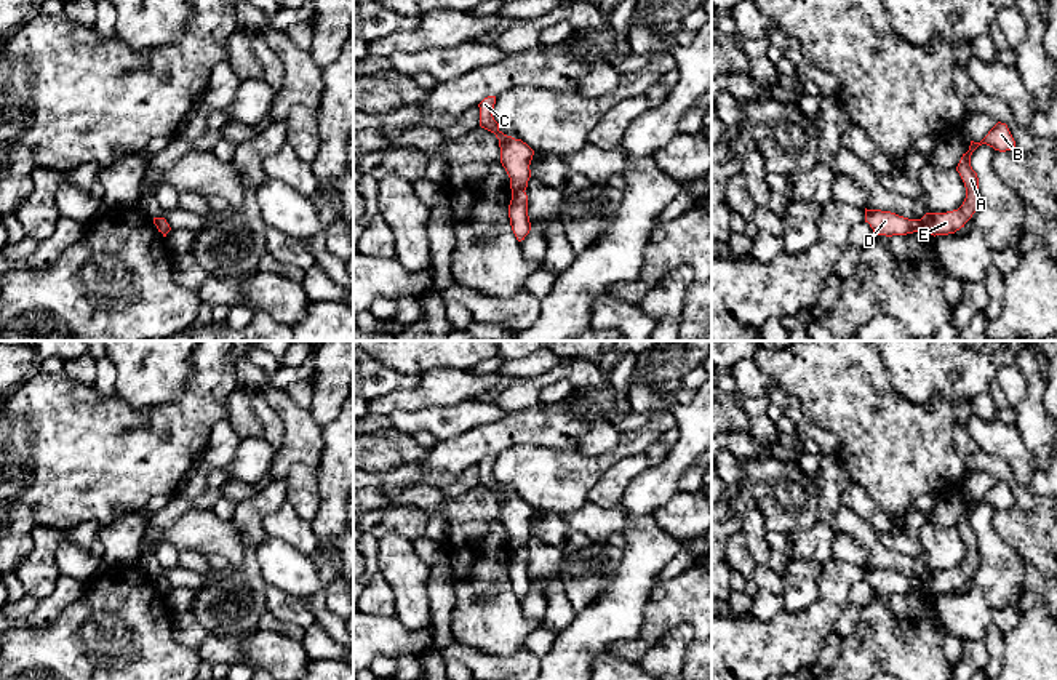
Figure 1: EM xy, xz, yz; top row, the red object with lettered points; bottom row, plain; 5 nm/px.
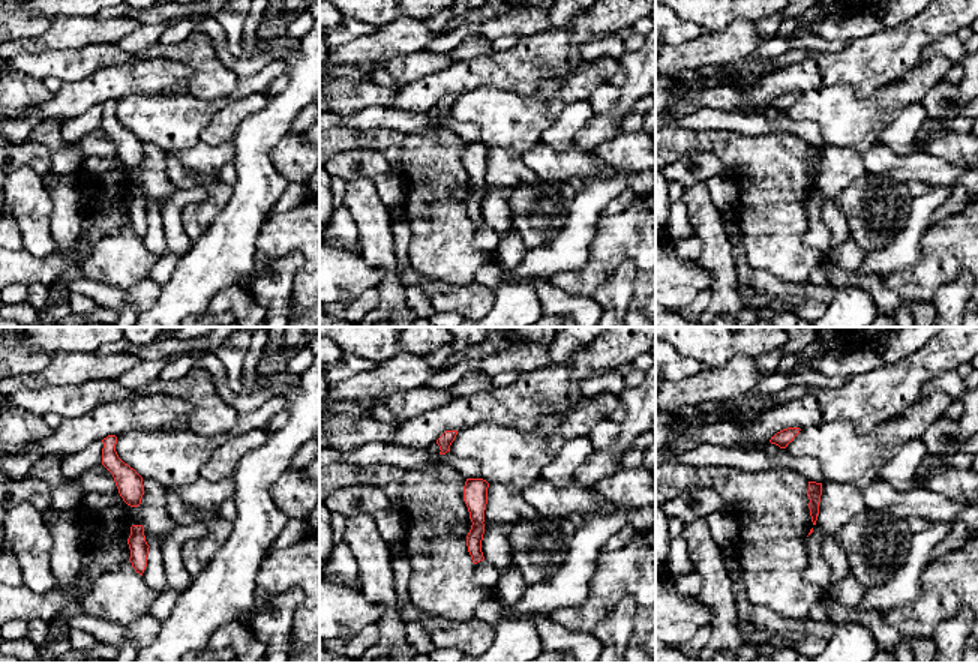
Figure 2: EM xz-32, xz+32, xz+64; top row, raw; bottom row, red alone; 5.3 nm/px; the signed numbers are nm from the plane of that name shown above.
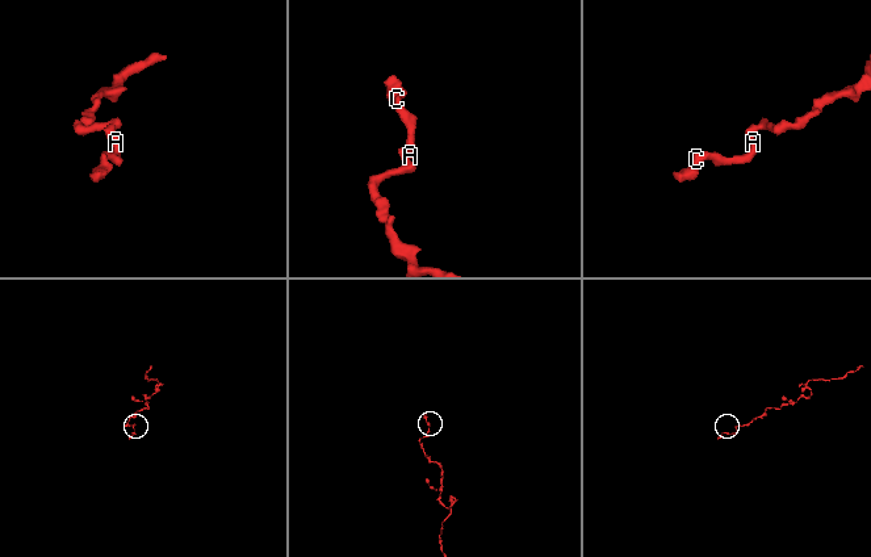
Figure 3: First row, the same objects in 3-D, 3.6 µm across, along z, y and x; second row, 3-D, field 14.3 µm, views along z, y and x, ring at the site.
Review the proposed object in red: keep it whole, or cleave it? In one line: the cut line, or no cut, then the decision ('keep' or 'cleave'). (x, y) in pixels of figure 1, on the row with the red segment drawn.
no cut; keep

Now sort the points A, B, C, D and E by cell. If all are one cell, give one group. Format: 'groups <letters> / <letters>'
groups A B C D E

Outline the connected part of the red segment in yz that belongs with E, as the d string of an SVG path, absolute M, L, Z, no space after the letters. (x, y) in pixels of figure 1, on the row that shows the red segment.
M998 122L980 142L971 141L969 150L963 154L956 166L956 171L959 173L966 187L966 198L958 210L947 213L926 213L921 219L908 219L891 211L865 208L865 222L870 224L876 235L886 237L907 235L918 232L919 229L935 237L955 234L964 227L964 224L980 206L979 178L971 166L971 155L982 144L987 144L999 152L1015 147L1015 141L1007 125L1001 122Z

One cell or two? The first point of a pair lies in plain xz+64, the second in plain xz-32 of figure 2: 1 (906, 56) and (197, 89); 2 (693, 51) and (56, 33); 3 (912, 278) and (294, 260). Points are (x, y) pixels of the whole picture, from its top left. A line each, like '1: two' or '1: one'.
1: two
2: one
3: two

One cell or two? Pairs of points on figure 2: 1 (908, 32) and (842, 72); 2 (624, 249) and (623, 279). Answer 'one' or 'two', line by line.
1: one
2: two

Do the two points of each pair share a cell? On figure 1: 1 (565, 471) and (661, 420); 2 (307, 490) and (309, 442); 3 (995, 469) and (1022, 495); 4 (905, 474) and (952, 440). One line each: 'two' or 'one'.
1: one
2: two
3: one
4: one

